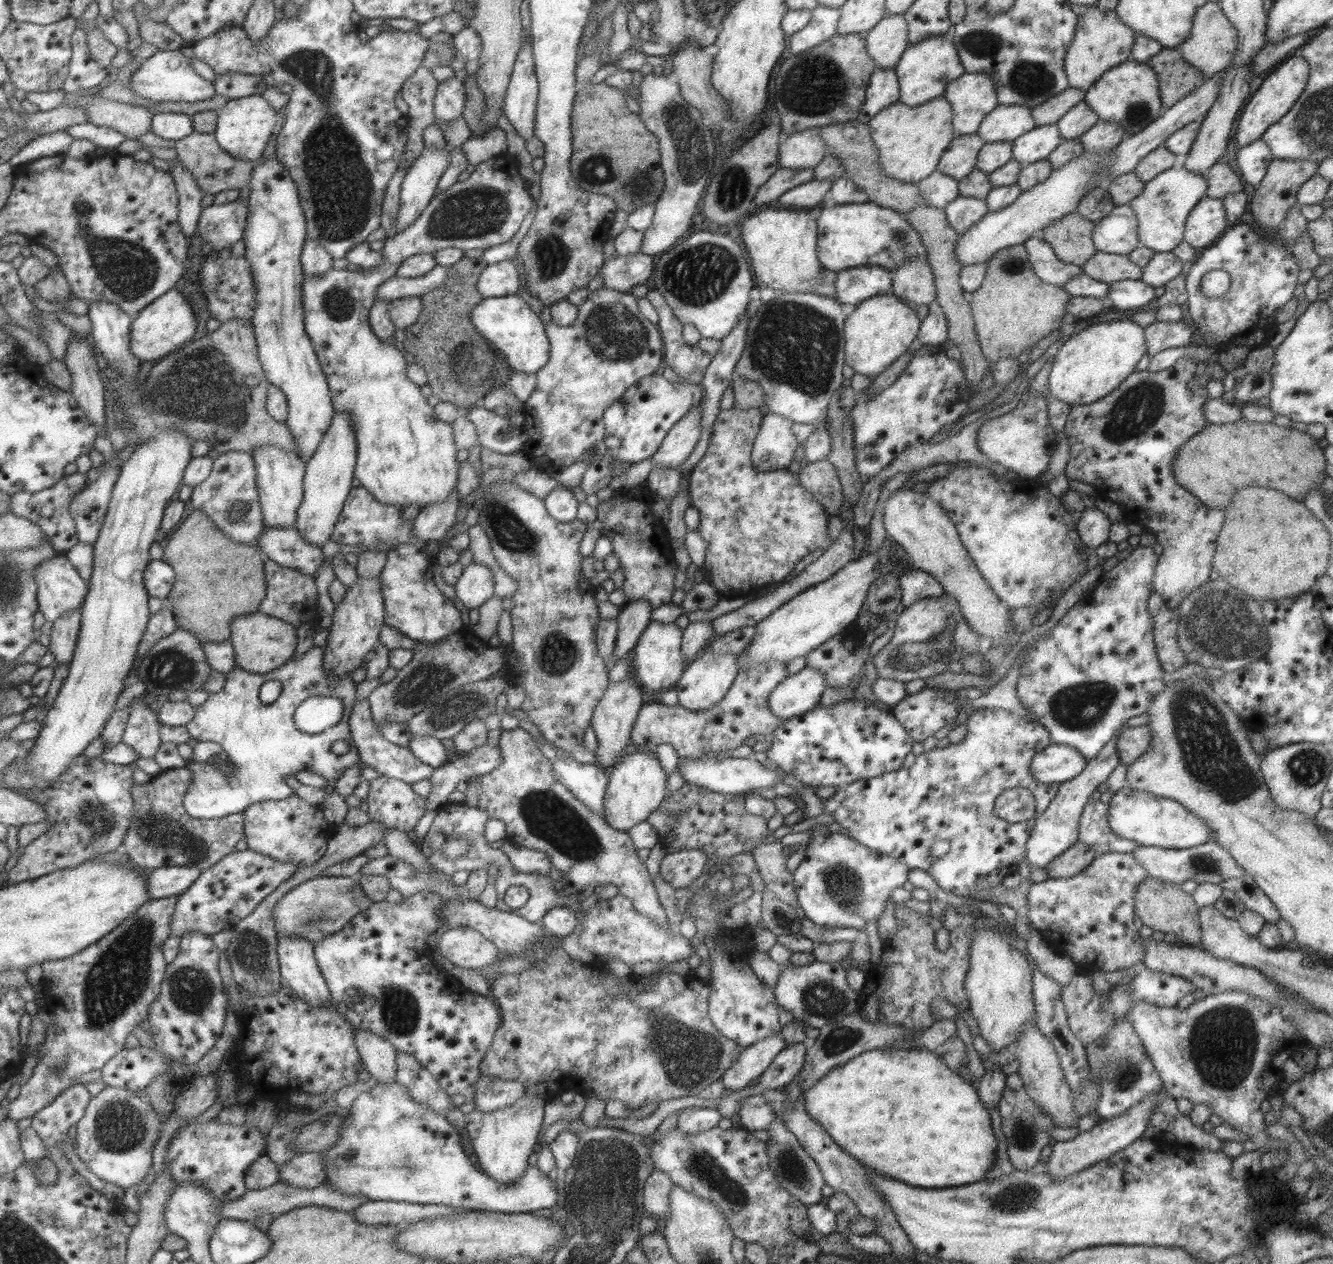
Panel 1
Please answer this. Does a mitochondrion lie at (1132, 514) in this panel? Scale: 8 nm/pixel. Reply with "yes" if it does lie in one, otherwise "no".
no

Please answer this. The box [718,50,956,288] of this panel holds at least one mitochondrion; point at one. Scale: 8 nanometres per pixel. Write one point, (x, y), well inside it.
(826, 93)

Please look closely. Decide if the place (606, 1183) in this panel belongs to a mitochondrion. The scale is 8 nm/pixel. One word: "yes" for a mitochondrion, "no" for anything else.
yes

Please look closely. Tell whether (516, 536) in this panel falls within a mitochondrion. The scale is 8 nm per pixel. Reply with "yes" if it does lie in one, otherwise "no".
yes

